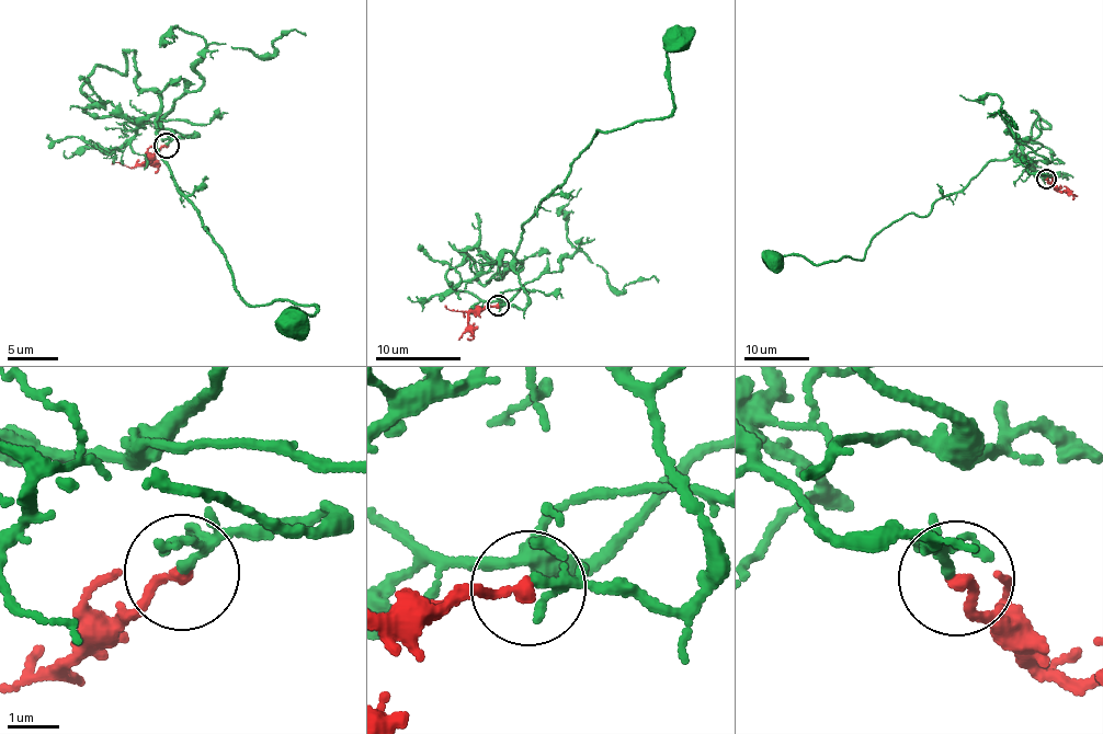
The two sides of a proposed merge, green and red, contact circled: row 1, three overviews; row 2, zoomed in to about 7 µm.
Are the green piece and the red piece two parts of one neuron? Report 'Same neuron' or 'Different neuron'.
Same neuron

